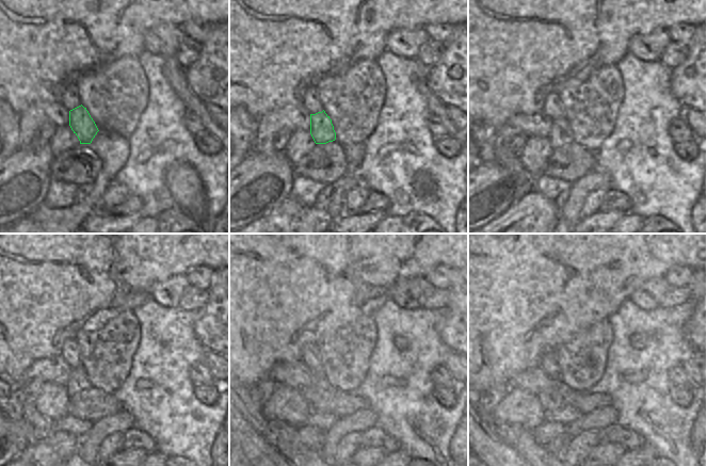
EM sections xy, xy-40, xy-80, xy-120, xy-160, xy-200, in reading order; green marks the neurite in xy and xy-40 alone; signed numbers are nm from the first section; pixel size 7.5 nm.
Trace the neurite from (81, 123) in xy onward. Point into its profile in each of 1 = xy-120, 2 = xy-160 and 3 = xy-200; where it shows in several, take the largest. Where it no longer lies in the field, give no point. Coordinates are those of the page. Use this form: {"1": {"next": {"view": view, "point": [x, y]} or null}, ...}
{"1": {"next": {"view": "xy-120", "point": [78, 382]}}, "2": {"next": {"view": "xy-160", "point": [310, 395]}}, "3": {"next": {"view": "xy-200", "point": [549, 400]}}}

